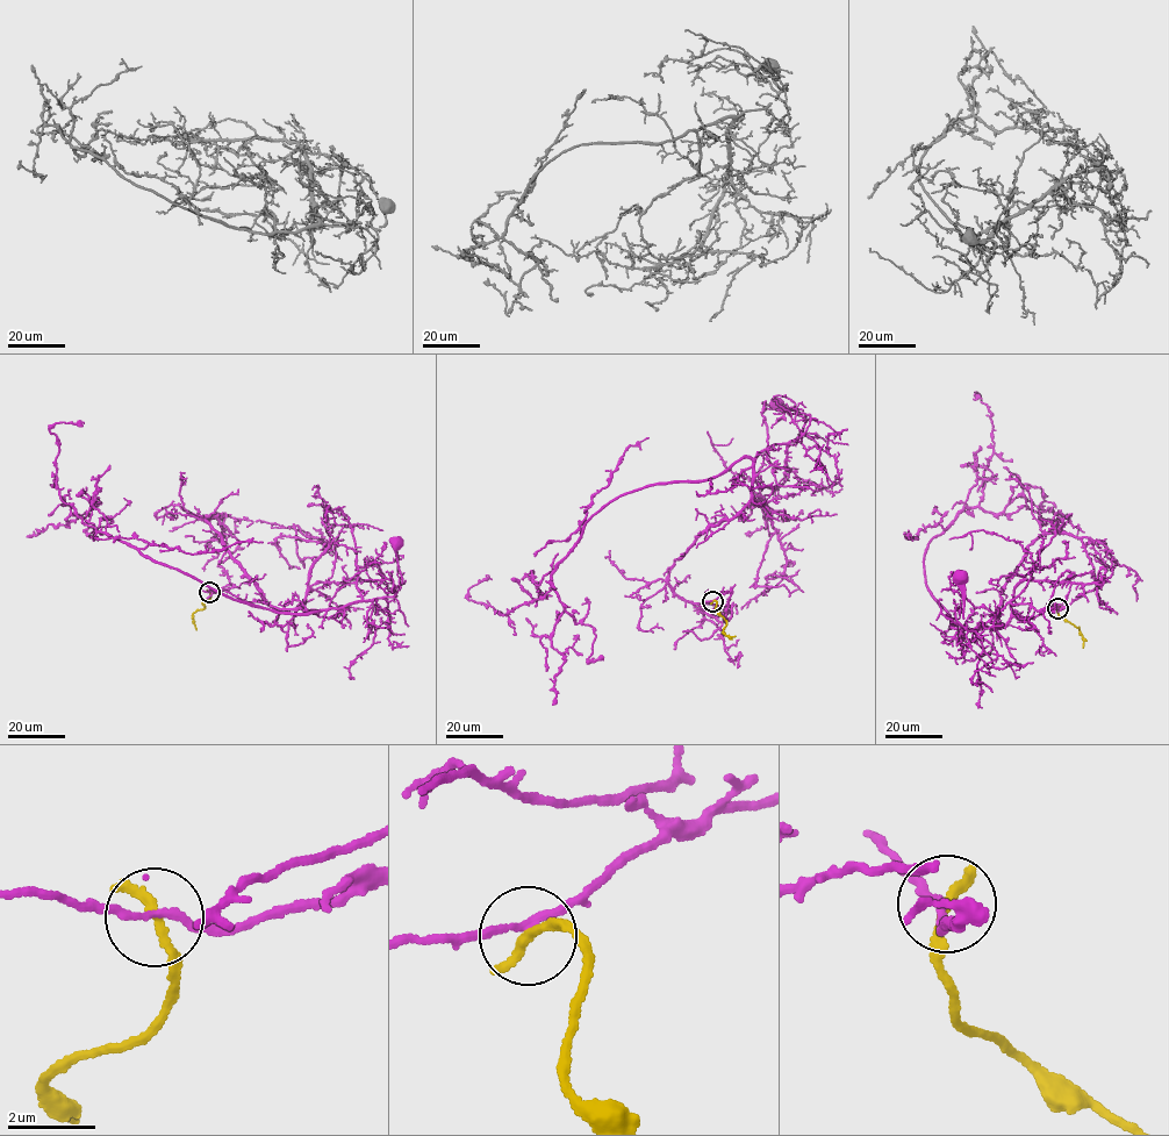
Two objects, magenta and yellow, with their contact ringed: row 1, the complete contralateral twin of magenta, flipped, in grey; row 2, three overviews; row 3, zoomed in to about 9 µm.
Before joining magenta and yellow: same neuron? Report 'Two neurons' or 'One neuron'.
Two neurons

